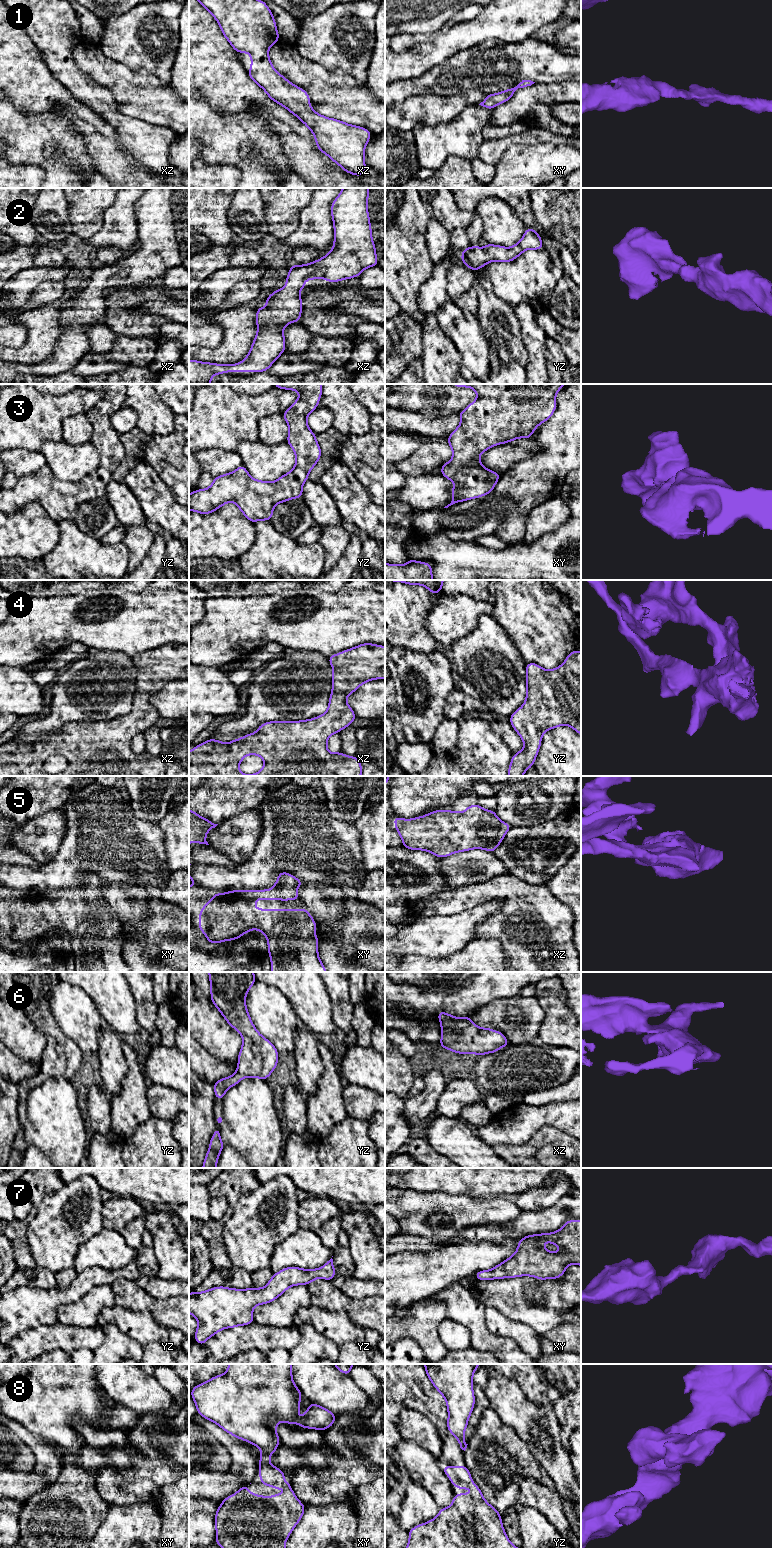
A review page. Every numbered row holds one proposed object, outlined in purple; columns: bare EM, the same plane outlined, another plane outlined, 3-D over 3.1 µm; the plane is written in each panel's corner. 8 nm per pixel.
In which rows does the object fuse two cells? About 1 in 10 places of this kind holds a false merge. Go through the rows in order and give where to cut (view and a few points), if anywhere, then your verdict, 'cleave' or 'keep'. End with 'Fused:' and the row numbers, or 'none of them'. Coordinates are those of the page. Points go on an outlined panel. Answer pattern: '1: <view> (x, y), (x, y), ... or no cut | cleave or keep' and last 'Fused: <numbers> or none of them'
1: no cut | keep
2: no cut | keep
3: no cut | keep
4: no cut | keep
5: no cut | keep
6: no cut | keep
7: no cut | keep
8: no cut | keep
Fused: none of them

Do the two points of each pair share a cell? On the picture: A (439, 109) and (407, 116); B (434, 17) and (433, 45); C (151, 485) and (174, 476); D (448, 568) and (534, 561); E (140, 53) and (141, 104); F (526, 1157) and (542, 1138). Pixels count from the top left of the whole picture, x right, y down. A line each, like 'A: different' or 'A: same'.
A: same
B: different
C: different
D: same
E: different
F: same

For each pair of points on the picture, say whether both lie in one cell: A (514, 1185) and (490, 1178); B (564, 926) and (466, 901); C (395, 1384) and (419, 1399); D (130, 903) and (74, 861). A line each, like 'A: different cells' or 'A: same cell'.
A: same cell
B: same cell
C: same cell
D: different cells

